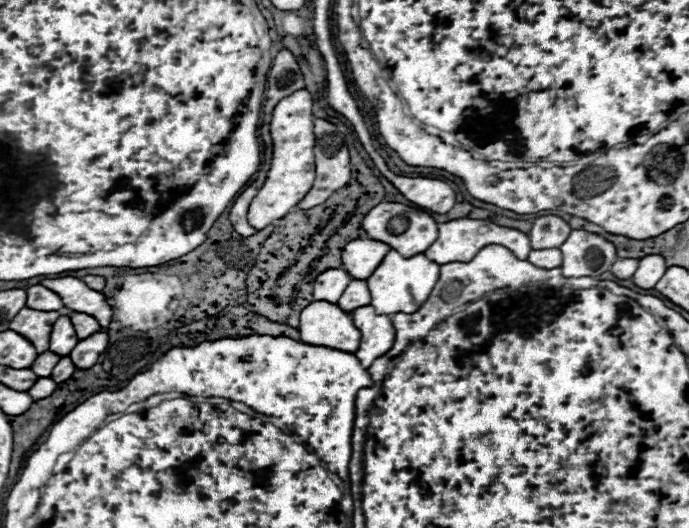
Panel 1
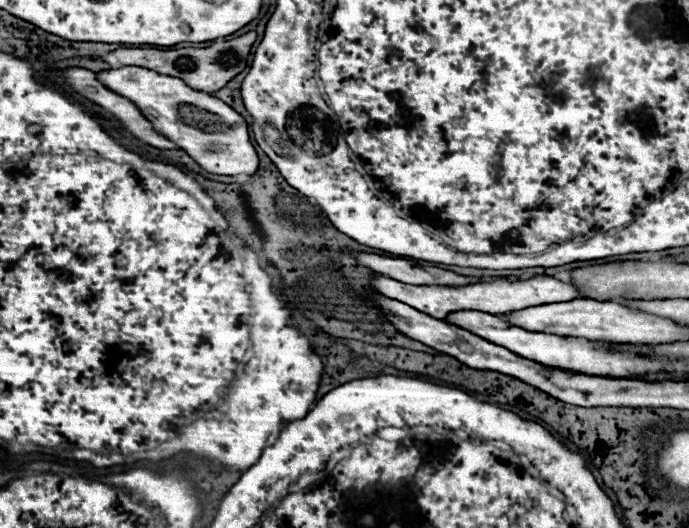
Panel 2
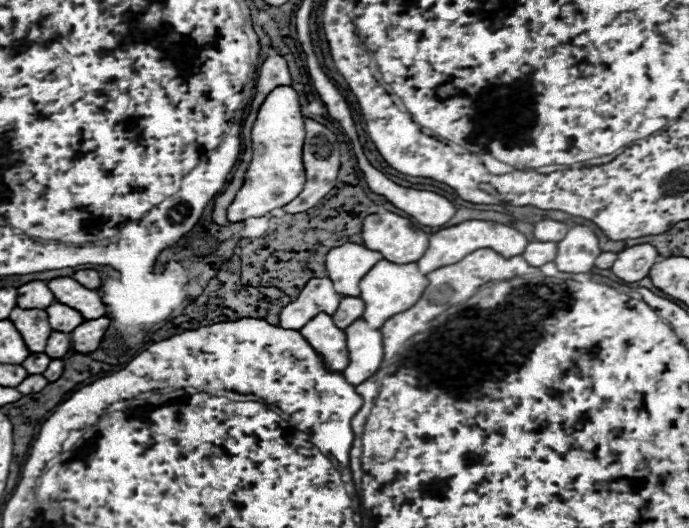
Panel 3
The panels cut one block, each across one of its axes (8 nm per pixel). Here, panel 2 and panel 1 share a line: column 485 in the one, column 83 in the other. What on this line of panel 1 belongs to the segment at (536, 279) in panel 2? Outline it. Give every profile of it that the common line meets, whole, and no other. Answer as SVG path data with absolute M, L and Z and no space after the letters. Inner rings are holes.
M64 276L64 278L54 278L54 280L42 280L40 284L56 292L62 298L66 308L96 316L100 326L108 328L112 320L112 308L108 306L104 294L88 288L80 278Z

